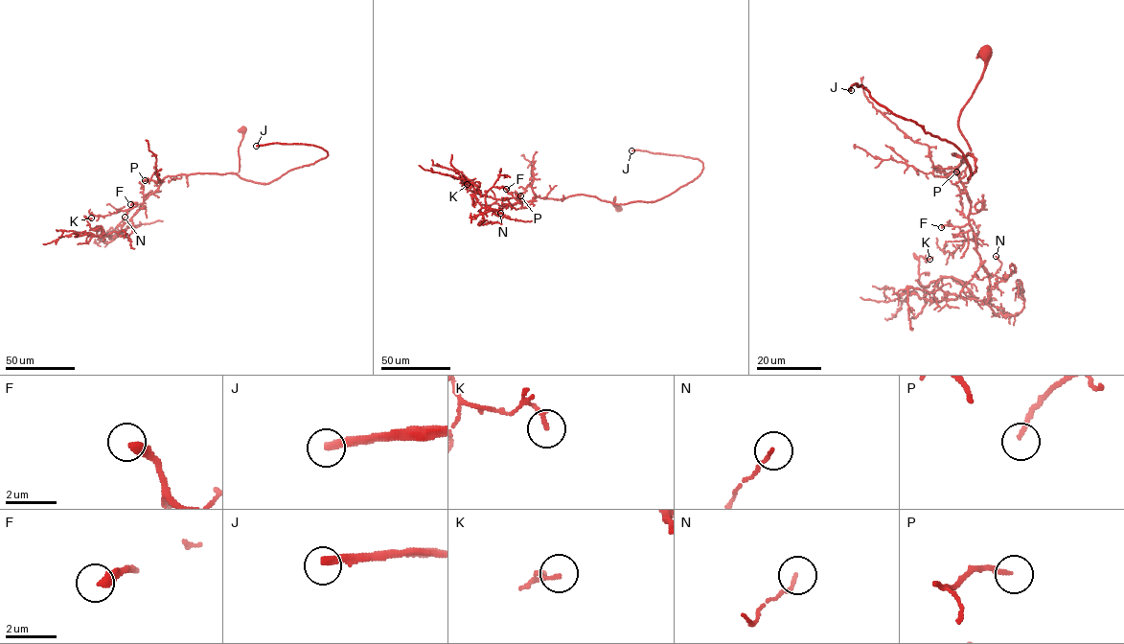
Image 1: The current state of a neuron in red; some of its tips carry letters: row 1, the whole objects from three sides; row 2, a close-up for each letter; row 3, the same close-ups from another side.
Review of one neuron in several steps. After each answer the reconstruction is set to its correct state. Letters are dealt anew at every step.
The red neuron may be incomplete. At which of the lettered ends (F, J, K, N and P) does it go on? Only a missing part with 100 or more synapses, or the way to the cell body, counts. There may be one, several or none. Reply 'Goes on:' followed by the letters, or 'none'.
Goes on: F, J

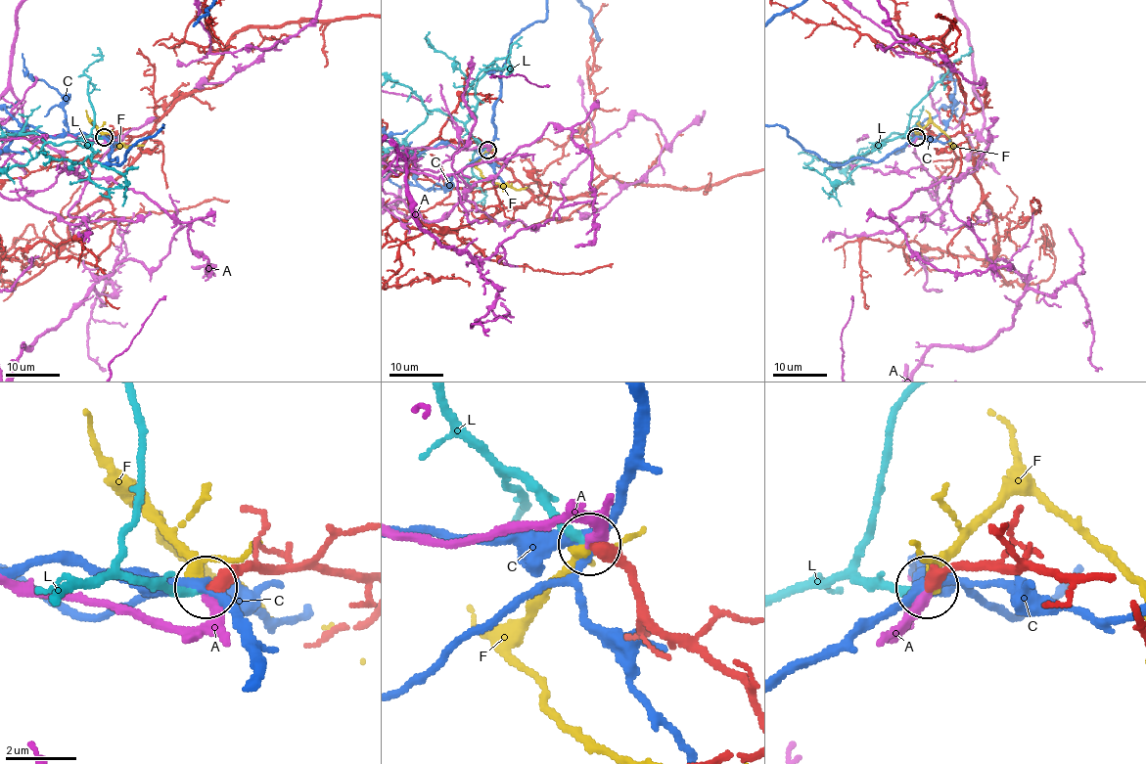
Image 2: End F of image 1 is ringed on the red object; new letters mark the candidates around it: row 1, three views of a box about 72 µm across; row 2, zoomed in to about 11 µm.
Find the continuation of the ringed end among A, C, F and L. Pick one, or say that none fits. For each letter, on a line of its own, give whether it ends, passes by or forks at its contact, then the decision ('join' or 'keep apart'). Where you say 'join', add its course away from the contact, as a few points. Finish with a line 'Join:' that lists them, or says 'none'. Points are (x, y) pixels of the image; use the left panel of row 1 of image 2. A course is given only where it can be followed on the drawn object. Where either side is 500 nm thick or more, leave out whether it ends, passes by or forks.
A: it ends there; keep apart
C: it forks there; keep apart
F: it passes by; keep apart
L: it ends there; join
Join: L

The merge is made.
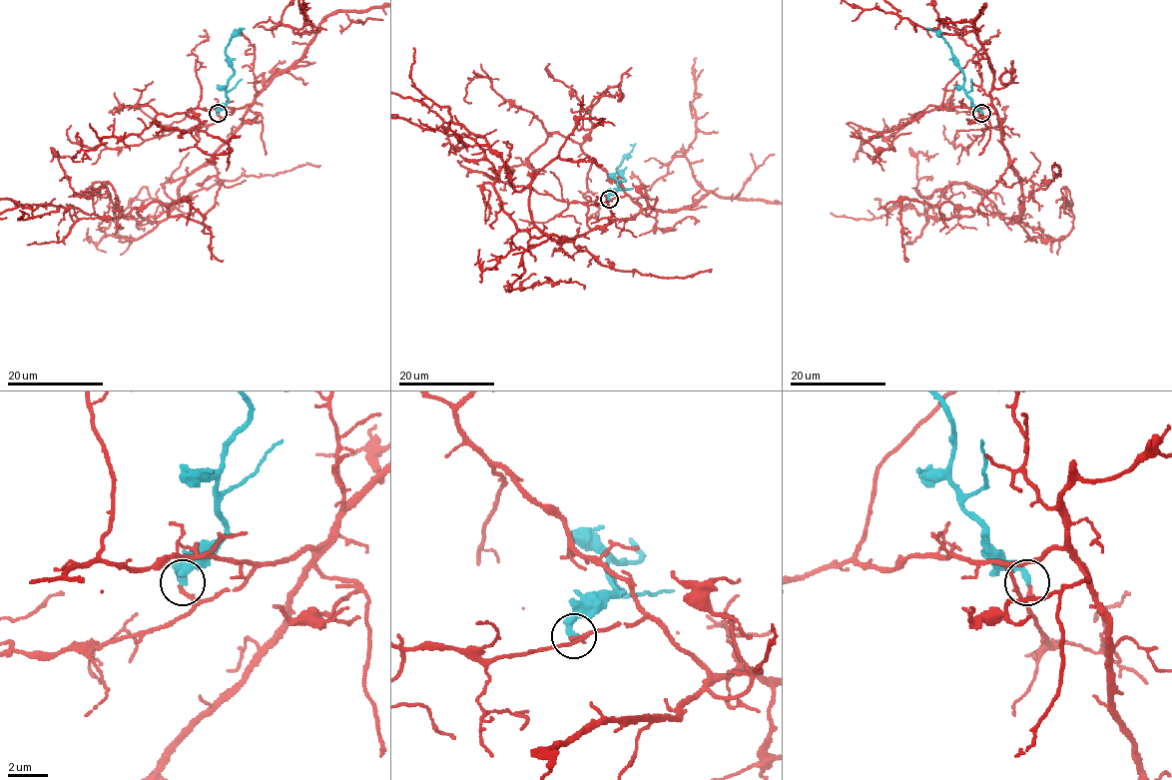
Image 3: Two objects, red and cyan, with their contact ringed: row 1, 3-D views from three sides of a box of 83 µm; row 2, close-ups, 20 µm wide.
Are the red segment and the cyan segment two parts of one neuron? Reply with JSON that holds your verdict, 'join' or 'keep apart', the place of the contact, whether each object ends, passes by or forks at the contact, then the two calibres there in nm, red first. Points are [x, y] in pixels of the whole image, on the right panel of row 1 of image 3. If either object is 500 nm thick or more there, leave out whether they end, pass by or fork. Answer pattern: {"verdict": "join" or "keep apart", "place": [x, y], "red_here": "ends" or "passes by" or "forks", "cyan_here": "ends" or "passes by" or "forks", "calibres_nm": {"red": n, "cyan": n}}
{"verdict": "keep apart", "place": [981, 113], "red_here": "ends", "cyan_here": "ends", "calibres_nm": {"red": 200, "cyan": 360}}

